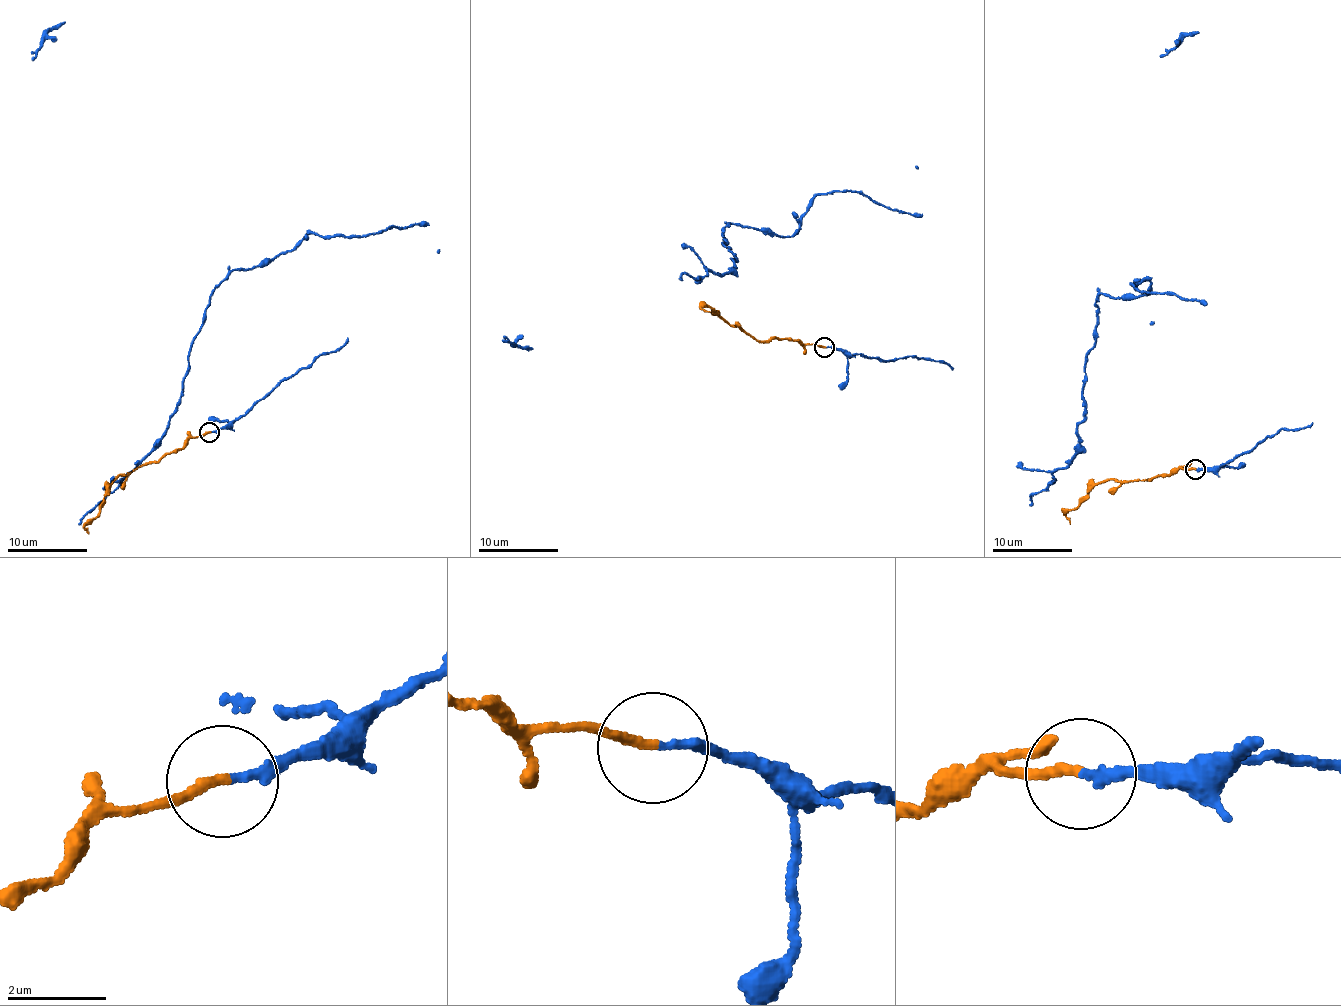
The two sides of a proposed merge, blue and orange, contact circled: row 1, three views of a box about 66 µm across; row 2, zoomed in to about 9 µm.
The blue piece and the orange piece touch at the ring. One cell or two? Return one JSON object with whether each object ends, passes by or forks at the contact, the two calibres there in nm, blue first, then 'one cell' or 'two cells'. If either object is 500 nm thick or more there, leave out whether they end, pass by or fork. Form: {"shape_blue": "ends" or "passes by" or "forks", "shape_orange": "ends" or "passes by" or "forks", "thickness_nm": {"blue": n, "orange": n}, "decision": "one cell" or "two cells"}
{"shape_blue": "ends", "shape_orange": "ends", "thickness_nm": {"blue": 180, "orange": 170}, "decision": "one cell"}

